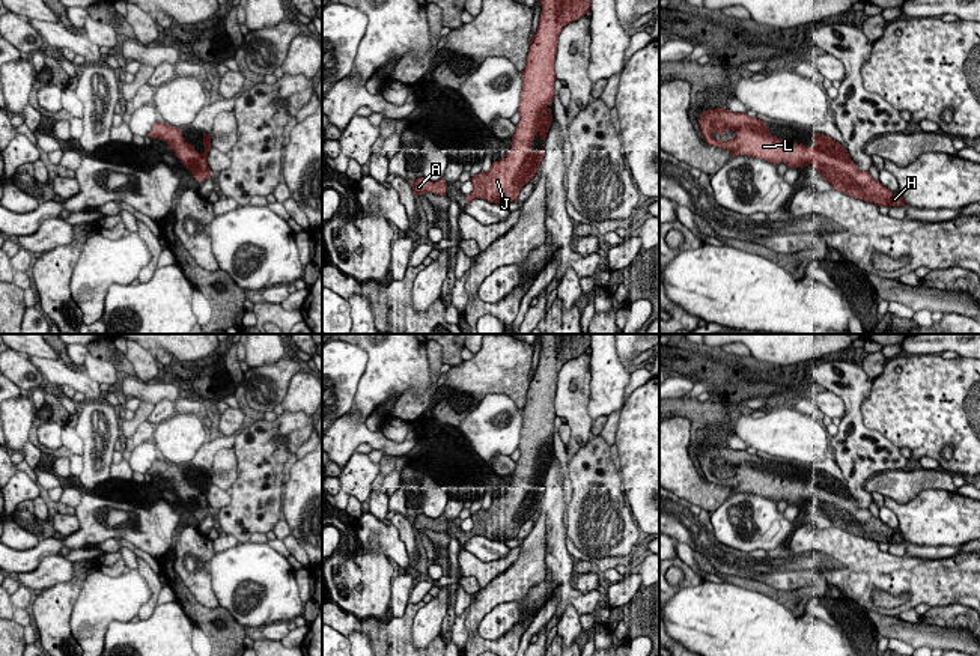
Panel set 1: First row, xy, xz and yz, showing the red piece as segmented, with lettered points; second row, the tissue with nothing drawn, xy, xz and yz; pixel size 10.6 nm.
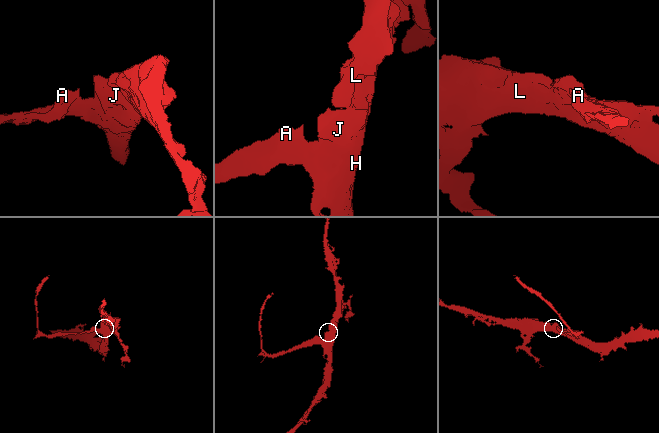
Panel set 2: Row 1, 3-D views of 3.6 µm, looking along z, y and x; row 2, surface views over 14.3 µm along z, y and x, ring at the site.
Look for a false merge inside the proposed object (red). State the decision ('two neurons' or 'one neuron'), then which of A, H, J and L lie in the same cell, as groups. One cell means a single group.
one neuron | A H J L

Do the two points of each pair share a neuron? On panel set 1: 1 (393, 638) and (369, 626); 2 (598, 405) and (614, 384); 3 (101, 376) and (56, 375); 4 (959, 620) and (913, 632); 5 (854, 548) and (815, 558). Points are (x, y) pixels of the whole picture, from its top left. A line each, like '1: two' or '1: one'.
1: one
2: one
3: two
4: two
5: one

